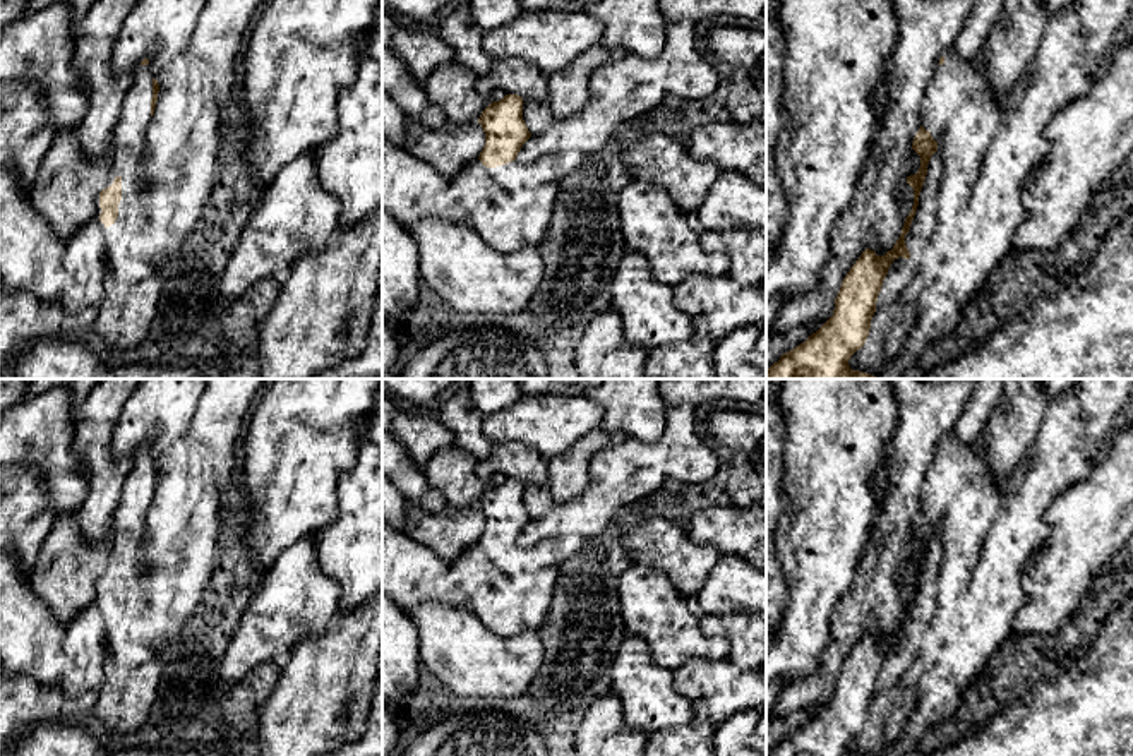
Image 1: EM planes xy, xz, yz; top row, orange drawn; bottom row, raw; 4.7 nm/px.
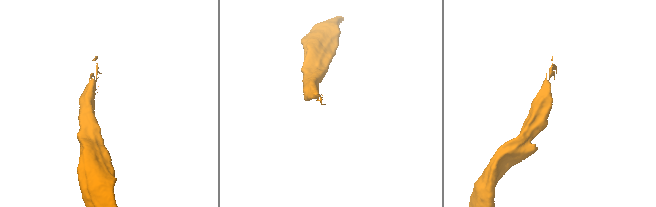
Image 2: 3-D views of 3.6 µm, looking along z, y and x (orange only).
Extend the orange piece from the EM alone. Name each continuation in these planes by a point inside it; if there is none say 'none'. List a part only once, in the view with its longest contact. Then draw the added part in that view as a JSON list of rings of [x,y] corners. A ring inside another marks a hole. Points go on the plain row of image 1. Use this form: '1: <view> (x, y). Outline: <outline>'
1: xy (131, 516). Outline: [[[149,449],[134,454],[134,465],[123,485],[122,497],[115,511],[115,547],[127,545],[139,549],[144,545],[147,530],[147,513],[151,507],[153,458]]]

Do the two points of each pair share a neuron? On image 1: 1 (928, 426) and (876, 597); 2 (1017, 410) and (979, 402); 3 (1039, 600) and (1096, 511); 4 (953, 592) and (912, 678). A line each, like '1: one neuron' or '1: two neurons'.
1: one neuron
2: two neurons
3: one neuron
4: one neuron

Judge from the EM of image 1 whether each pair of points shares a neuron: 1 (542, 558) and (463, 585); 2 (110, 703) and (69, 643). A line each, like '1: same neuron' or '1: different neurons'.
1: same neuron
2: same neuron

